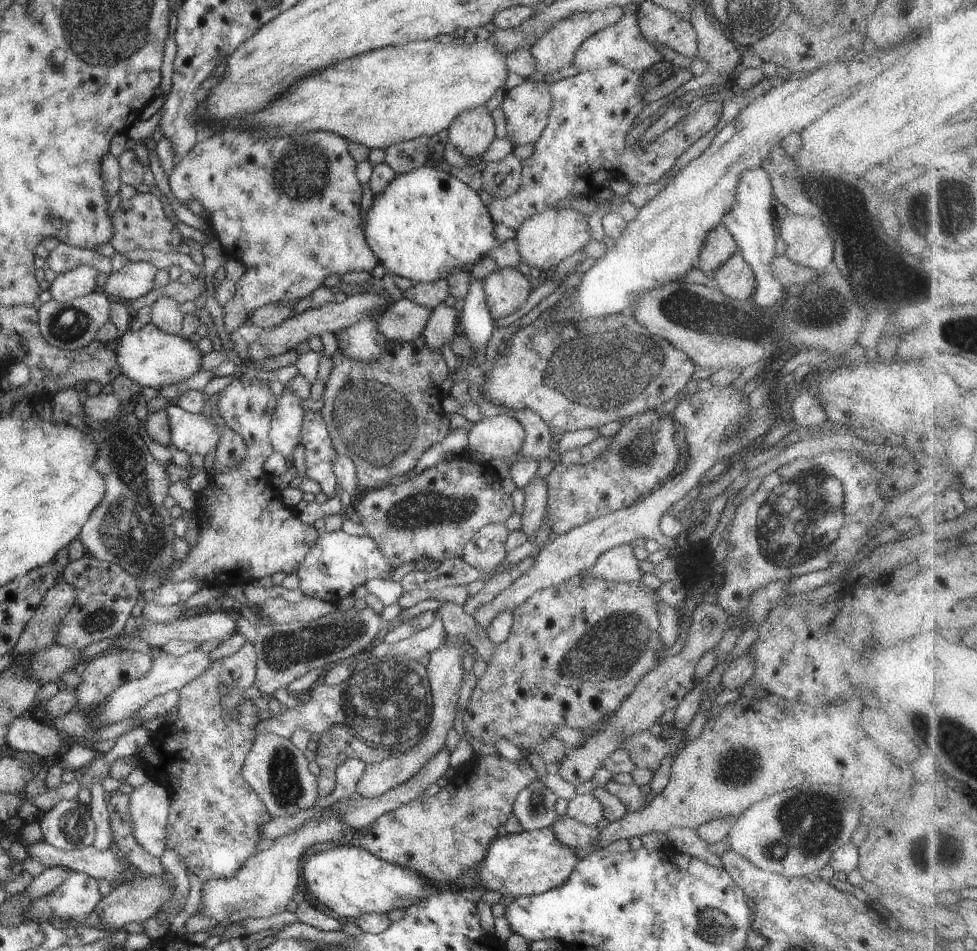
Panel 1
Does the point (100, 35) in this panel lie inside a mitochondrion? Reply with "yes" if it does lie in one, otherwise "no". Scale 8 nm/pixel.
yes

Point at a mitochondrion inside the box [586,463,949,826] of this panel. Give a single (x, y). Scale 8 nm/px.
(741, 766)

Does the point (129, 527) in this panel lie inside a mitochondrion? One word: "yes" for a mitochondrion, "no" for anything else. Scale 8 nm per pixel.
yes

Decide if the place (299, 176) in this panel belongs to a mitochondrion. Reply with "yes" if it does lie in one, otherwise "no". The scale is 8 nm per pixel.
yes

